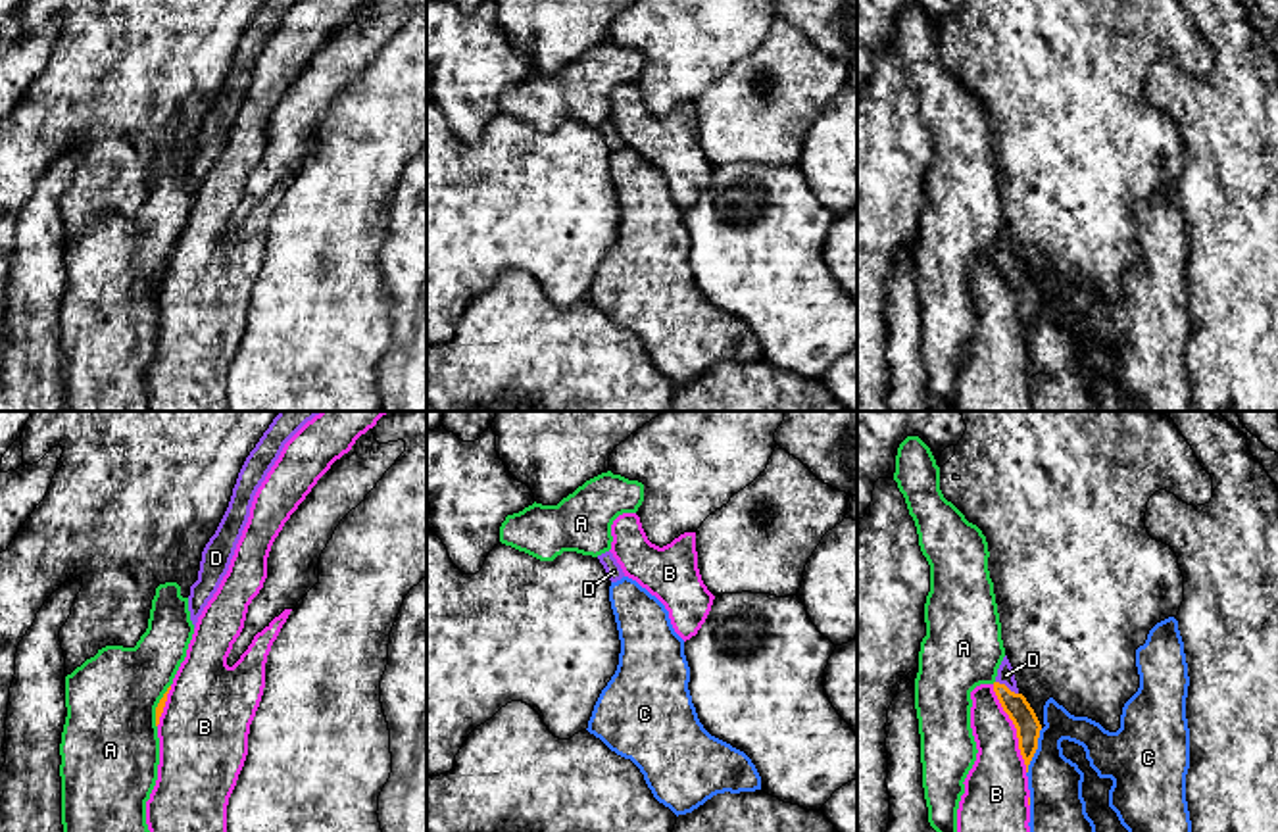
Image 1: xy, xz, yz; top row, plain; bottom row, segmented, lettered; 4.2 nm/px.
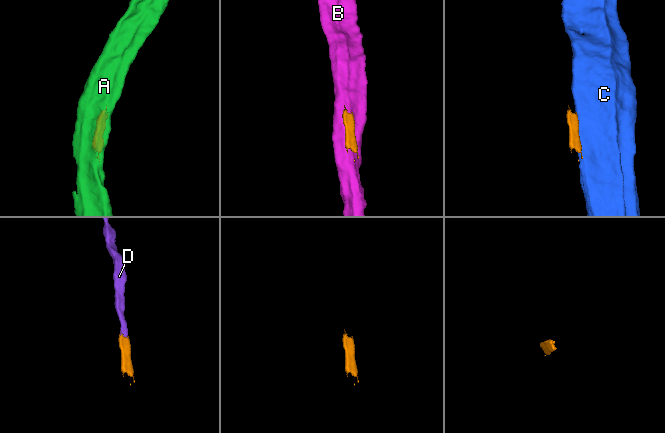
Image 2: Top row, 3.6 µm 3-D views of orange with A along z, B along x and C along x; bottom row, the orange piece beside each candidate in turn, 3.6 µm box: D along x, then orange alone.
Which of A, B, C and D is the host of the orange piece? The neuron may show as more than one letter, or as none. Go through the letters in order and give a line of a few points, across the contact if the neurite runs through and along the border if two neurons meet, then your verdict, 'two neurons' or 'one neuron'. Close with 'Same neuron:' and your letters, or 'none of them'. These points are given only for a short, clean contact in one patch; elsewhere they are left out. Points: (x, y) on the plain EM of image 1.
A: two neurons
B: two neurons
C: two neurons
D: yz (1015, 275), (1006, 256), (1006, 244) | one neuron
Same neuron: D

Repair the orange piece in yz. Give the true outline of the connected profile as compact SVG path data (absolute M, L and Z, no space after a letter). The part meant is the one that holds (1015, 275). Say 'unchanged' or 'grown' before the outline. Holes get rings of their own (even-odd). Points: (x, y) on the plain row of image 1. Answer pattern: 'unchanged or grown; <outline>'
grown; M1007 225L1003 227L997 238L994 261L1003 281L1009 284L1009 288L1013 290L1017 298L1019 319L1020 319L1020 325L1024 329L1026 342L1028 342L1028 334L1038 319L1038 307L1040 307L1042 294L1034 279L1026 271L1026 267L1019 261L1013 236Z

